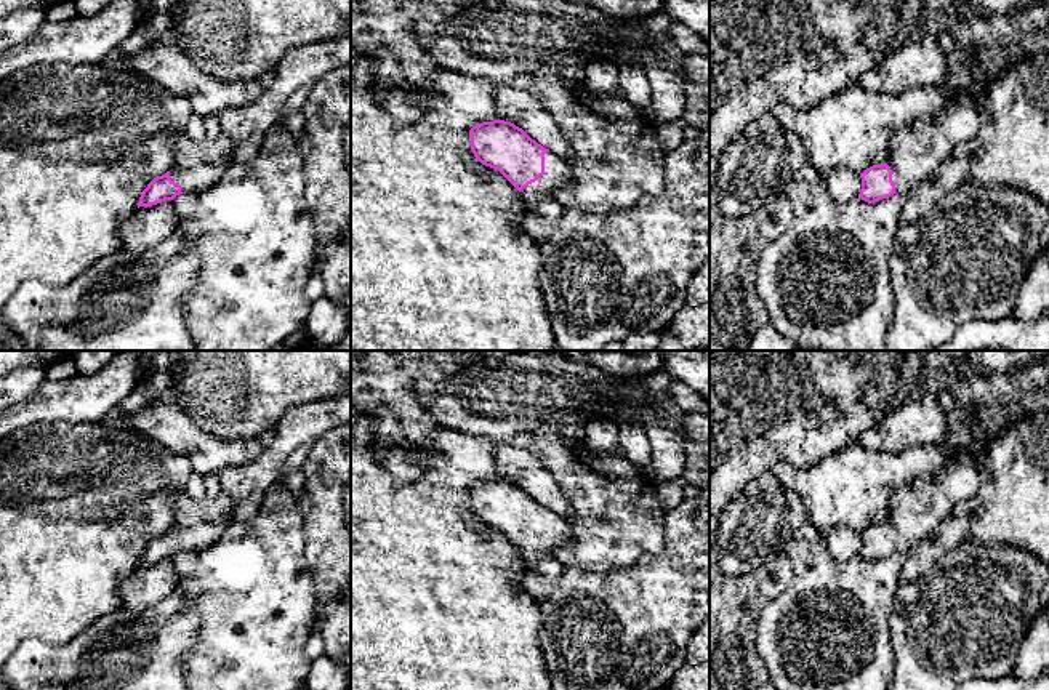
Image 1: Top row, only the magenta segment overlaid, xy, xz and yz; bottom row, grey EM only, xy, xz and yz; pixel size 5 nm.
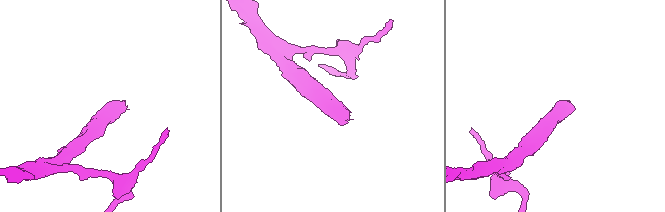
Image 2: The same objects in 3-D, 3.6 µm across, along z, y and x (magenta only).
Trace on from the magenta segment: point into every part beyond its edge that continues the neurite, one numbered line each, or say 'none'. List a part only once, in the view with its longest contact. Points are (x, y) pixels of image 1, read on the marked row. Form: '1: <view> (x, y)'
1: xz (558, 172)

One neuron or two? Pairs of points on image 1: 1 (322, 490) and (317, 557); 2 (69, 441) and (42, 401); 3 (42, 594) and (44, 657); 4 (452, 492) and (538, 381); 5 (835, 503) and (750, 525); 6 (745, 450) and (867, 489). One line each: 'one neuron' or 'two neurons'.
1: one neuron
2: two neurons
3: two neurons
4: two neurons
5: two neurons
6: two neurons

